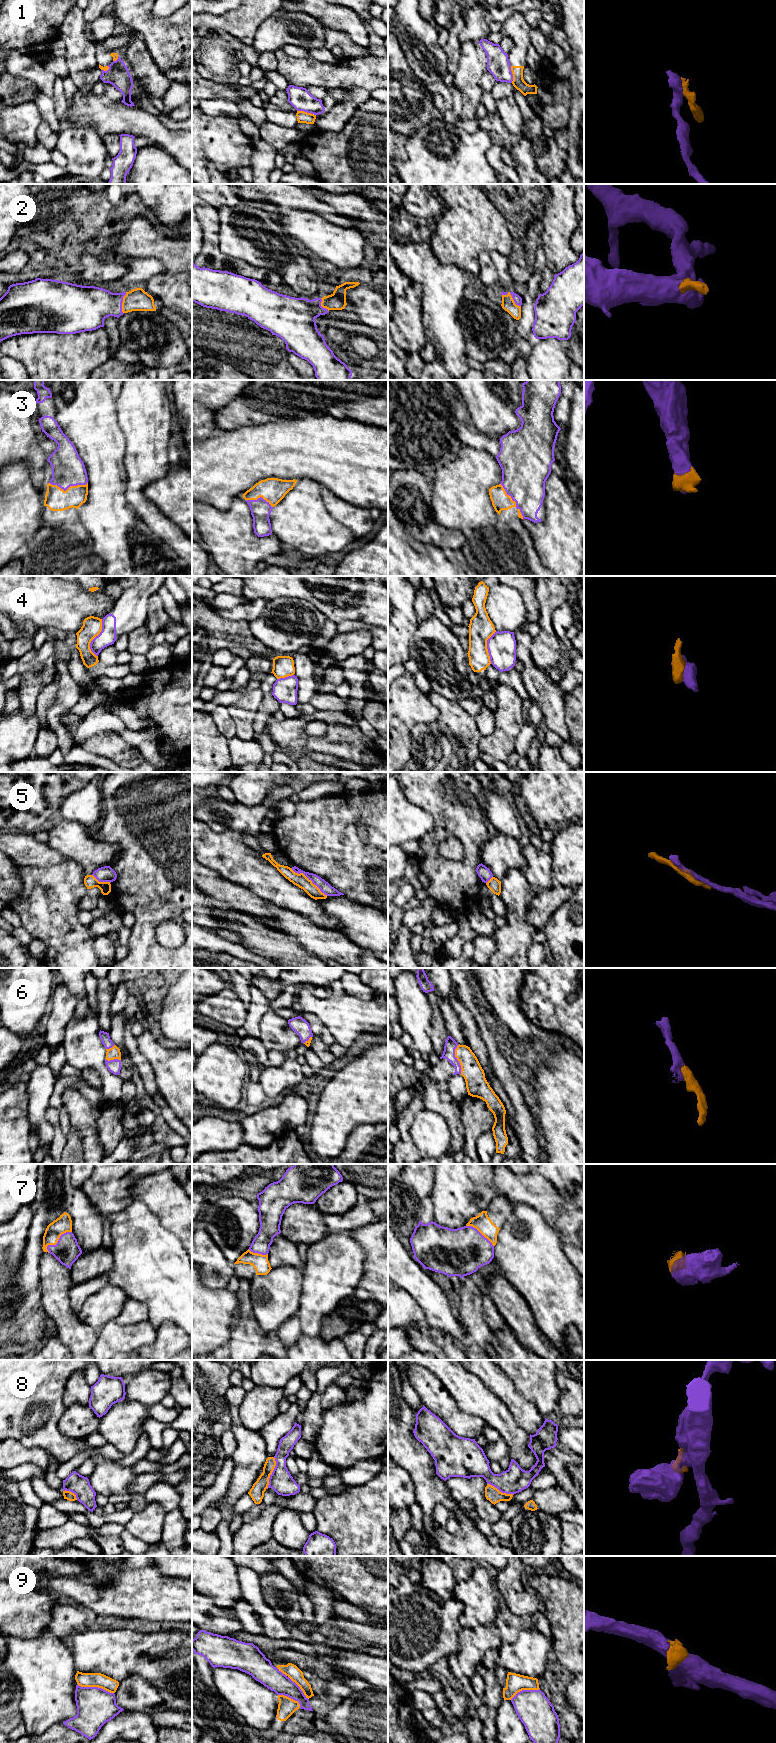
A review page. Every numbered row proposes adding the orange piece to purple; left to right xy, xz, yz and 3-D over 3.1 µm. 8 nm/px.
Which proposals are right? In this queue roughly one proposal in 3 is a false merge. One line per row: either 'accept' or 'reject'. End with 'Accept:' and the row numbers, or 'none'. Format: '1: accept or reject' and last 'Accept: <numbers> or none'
1: reject
2: accept
3: accept
4: reject
5: reject
6: accept
7: accept
8: reject
9: reject
Accept: 2, 3, 6, 7

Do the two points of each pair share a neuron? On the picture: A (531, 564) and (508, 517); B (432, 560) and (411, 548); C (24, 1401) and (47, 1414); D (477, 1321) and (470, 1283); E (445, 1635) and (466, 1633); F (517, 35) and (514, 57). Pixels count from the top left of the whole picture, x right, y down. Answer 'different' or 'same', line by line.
A: same
B: same
C: same
D: same
E: different
F: same

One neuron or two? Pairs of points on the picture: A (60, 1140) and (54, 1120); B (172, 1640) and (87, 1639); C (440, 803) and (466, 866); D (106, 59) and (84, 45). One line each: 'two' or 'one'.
A: one
B: one
C: one
D: two

